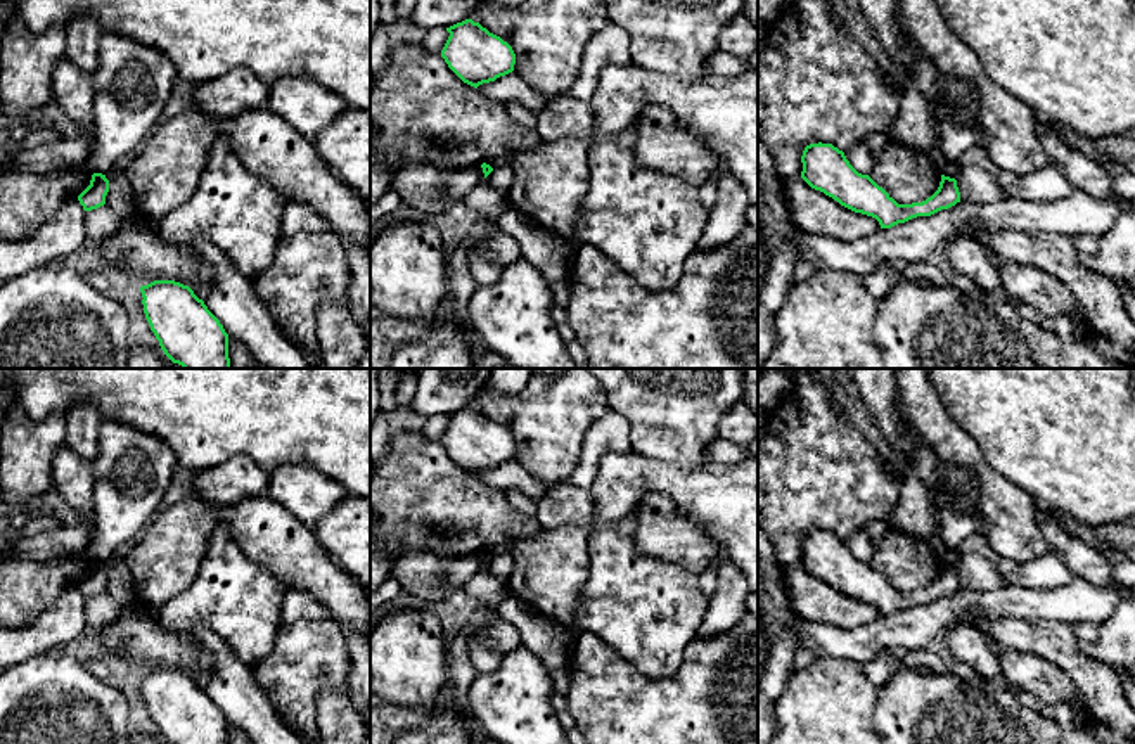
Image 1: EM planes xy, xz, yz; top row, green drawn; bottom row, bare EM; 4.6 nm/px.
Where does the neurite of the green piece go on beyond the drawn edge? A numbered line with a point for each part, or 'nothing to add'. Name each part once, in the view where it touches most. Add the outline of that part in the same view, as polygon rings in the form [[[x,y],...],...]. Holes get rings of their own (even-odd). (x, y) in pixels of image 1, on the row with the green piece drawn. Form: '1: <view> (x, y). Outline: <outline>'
nothing to add

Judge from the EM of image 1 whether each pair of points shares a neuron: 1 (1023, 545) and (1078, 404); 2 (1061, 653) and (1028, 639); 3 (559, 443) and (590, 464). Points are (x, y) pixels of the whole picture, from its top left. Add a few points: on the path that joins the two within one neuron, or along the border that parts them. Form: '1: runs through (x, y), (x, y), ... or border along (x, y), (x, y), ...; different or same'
1: border along (1002, 476), (1035, 500); different
2: runs through (1052, 644), (1047, 639), (1037, 639); same
3: border along (597, 419), (585, 435), (578, 464), (563, 480); different

